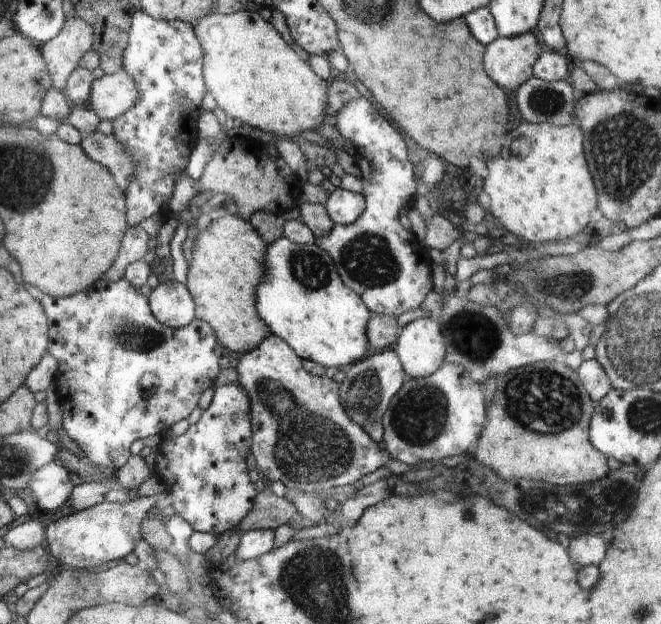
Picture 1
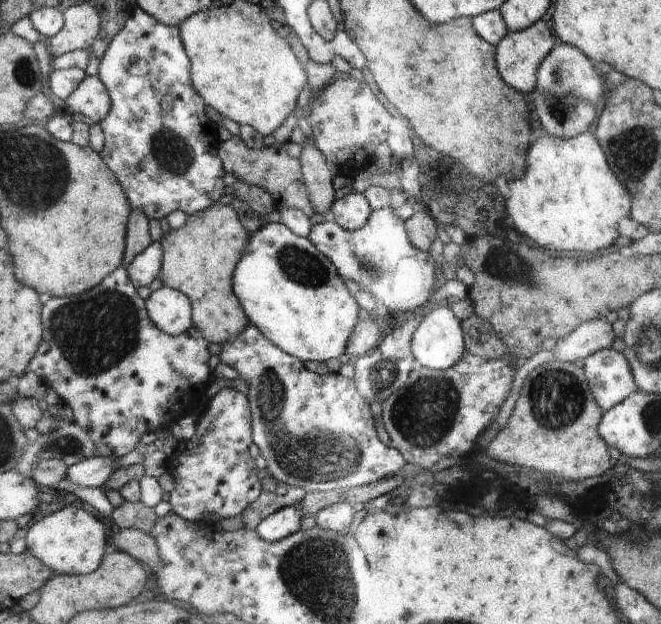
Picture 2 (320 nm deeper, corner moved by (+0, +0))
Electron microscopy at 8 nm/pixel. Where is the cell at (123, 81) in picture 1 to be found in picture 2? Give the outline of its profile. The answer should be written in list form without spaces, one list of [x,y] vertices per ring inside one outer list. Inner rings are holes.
[[[86,76],[86,82],[66,100],[64,112],[70,117],[74,114],[86,114],[94,123],[100,123],[109,116],[113,100],[109,90],[97,76]]]

